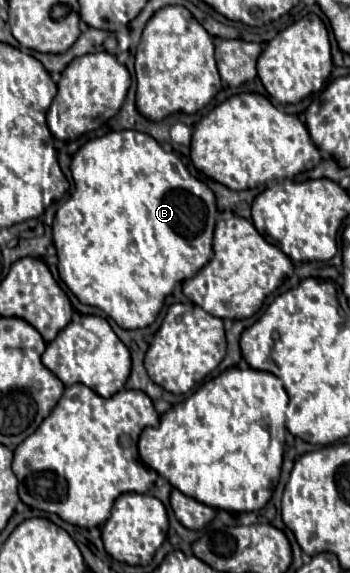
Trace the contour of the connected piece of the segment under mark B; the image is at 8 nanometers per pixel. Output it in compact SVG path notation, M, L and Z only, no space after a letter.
M122 130L122 132L110 132L102 138L94 138L88 144L84 144L72 158L72 178L76 184L74 194L58 208L56 216L54 216L54 246L58 252L58 274L64 280L64 284L72 290L72 294L88 306L96 306L102 312L106 312L120 328L126 330L138 330L138 328L146 328L150 326L162 306L164 306L164 298L168 294L172 294L176 284L182 284L184 280L192 278L210 258L212 258L212 232L214 232L214 224L216 224L216 198L214 192L200 180L196 180L186 166L180 162L180 158L172 152L166 152L152 136L138 132L138 130Z

